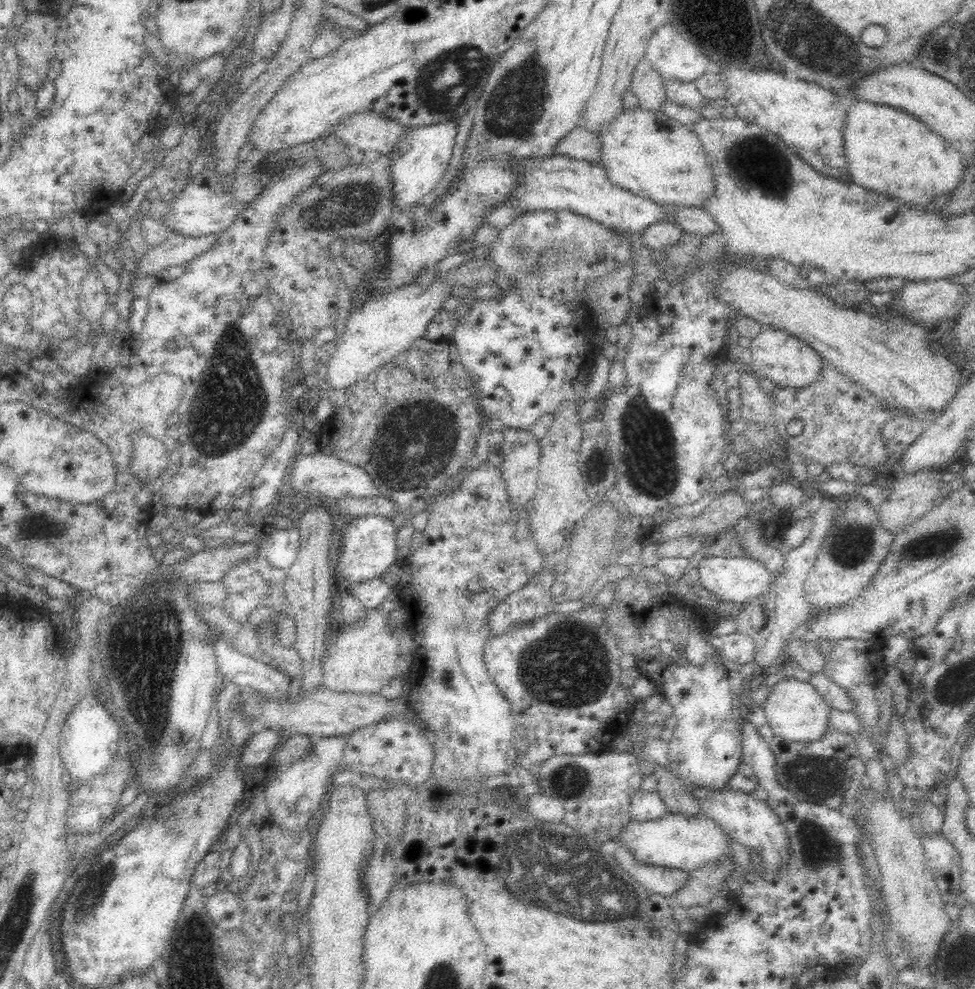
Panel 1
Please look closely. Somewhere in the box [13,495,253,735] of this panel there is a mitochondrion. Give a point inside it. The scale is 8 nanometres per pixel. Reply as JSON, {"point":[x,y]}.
{"point":[35,526]}

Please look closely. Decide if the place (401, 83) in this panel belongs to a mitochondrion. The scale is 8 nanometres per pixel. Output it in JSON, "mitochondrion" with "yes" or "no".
{"mitochondrion":"no"}

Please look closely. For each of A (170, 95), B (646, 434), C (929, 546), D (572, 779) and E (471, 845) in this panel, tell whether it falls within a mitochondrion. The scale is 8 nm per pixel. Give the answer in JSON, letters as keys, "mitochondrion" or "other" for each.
{"A":"other","B":"mitochondrion","C":"mitochondrion","D":"mitochondrion","E":"other"}

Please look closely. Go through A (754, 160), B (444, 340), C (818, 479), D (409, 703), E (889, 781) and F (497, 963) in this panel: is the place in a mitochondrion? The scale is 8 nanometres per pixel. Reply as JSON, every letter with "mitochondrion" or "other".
{"A":"mitochondrion","B":"other","C":"other","D":"other","E":"other","F":"other"}

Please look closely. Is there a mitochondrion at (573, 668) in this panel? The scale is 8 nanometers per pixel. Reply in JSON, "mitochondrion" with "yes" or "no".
{"mitochondrion":"yes"}

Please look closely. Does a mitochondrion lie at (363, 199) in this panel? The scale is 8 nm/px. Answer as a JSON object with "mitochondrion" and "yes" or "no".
{"mitochondrion":"yes"}

